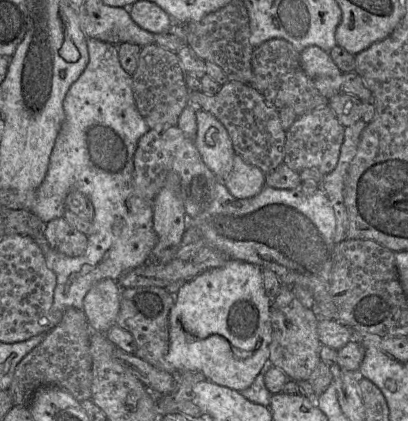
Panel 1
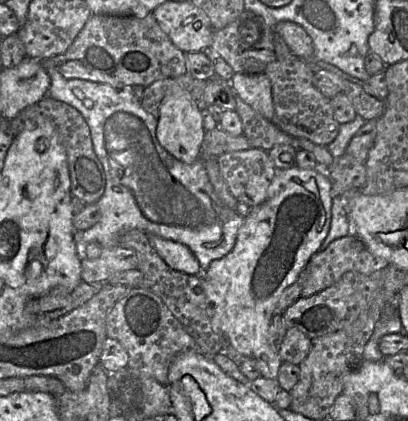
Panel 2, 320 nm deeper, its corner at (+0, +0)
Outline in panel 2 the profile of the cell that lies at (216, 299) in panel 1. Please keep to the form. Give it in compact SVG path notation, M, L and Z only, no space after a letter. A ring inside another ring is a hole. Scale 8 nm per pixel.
M294 166L277 170L268 188L266 200L255 207L244 209L247 213L232 251L223 258L212 261L208 269L200 274L213 330L226 337L227 346L246 357L256 359L260 375L264 378L277 379L282 363L277 346L269 336L278 301L283 292L297 280L311 258L320 251L330 228L332 201L331 180L316 169Z

